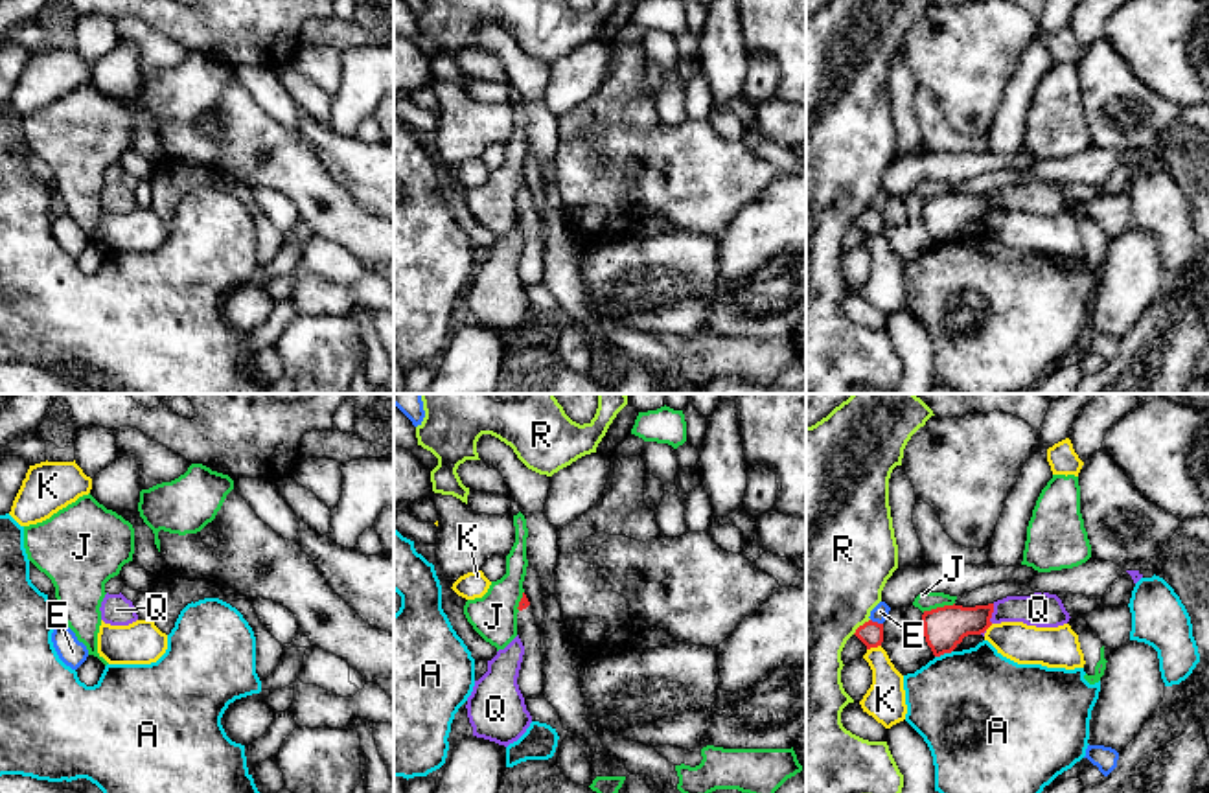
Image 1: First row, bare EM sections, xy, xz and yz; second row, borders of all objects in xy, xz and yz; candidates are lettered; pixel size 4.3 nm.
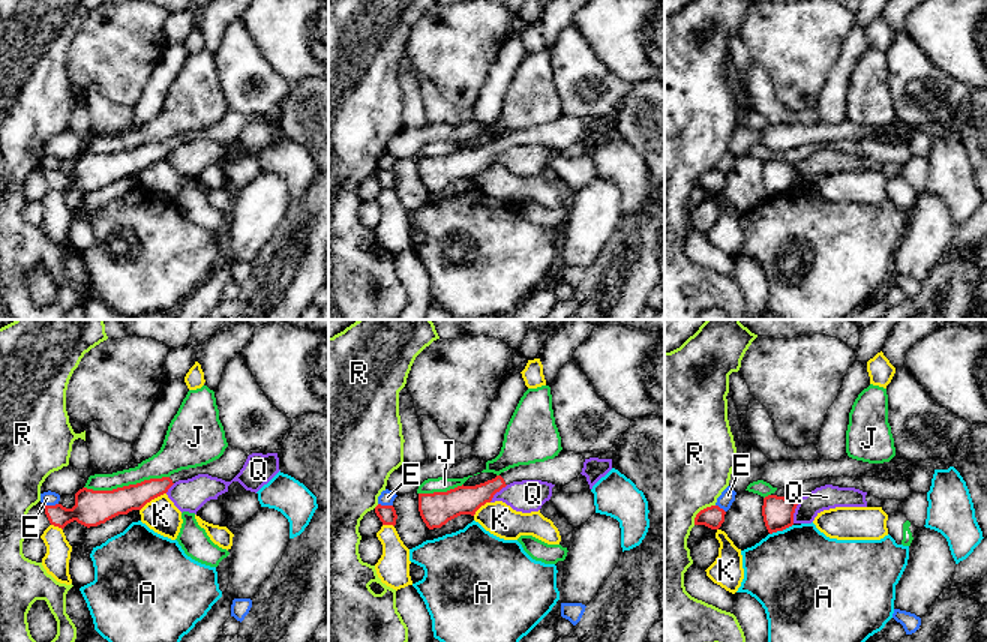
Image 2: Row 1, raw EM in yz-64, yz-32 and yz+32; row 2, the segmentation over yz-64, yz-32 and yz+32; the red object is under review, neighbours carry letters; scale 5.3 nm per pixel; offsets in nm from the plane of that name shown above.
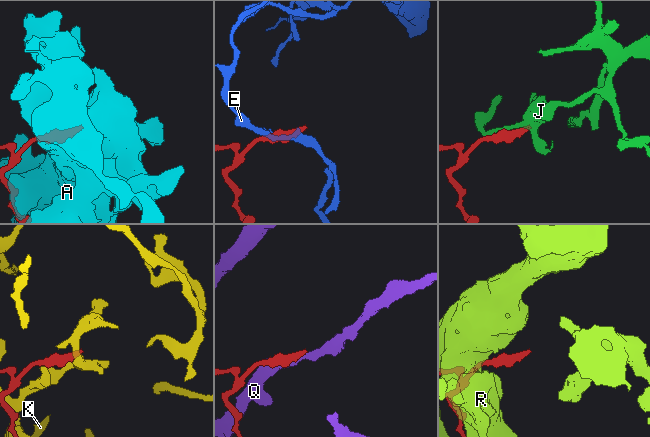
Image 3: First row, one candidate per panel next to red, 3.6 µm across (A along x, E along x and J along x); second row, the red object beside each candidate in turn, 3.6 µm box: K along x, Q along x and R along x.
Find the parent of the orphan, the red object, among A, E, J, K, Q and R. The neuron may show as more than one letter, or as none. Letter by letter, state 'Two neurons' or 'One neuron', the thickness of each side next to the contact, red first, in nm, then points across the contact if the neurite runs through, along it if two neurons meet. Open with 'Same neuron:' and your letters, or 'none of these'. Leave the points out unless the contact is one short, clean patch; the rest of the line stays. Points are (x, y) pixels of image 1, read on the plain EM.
Same neuron: none of these
A: Two neurons. Thickness 180 nm (red) against 480 nm
E: Two neurons. Thickness 110 nm (red) against 70 nm. Boundary: yz (871, 206), (882, 212)
J: Two neurons. Thickness 180 nm (red) against 80 nm
K: Two neurons. Thickness 110 nm (red) against 180 nm
Q: Two neurons. Thickness 180 nm (red) against 150 nm
R: Two neurons. Thickness 110 nm (red) against 500 nm

